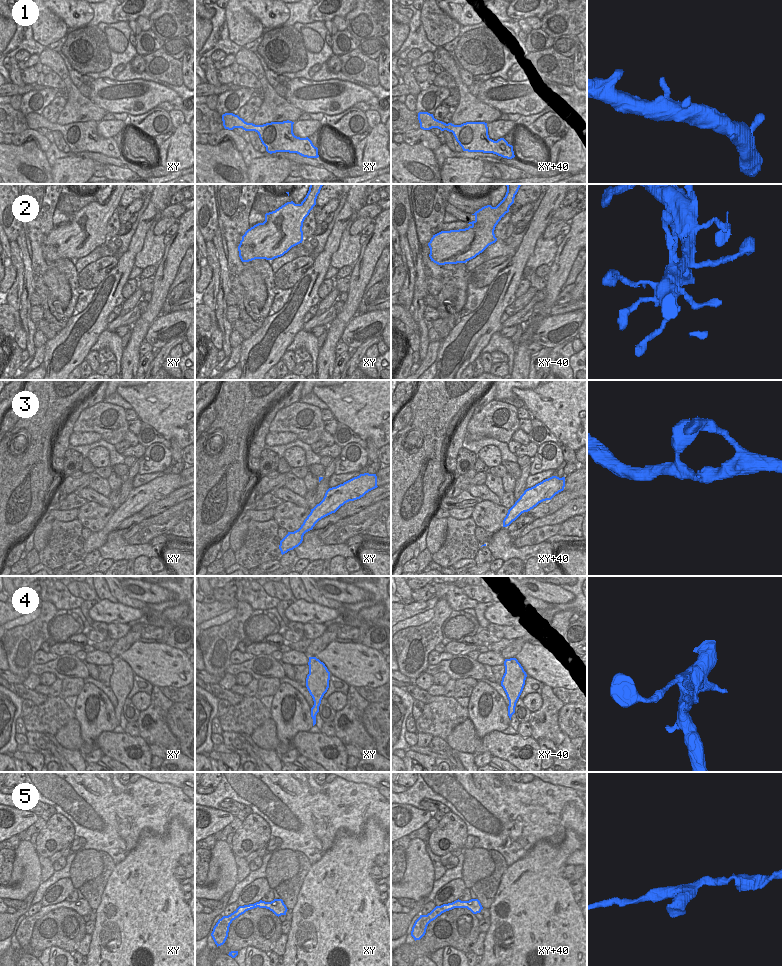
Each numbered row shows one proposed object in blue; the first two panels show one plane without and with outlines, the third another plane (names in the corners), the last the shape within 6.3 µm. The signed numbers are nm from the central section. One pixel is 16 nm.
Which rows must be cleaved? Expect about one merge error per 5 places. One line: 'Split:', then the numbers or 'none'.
Split: none

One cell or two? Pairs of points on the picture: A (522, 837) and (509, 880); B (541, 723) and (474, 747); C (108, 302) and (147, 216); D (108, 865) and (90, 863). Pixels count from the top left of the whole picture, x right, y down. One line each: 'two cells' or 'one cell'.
A: two cells
B: two cells
C: one cell
D: two cells

